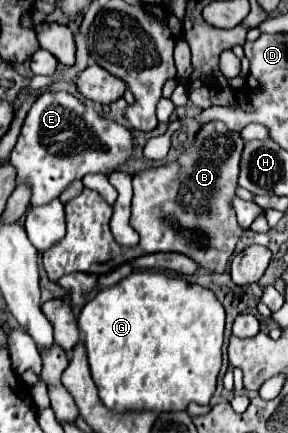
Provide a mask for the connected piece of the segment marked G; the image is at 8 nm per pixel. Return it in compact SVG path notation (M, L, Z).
M133 272L87 302L77 322L79 334L83 334L91 376L97 384L99 398L109 410L177 412L187 410L189 402L209 404L221 368L225 330L225 310L211 290L161 272Z

